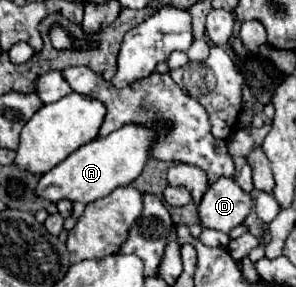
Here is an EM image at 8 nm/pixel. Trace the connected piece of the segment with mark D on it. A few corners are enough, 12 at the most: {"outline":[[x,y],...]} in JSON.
{"outline":[[231,178],[211,184],[197,206],[203,228],[231,232],[253,206]]}

